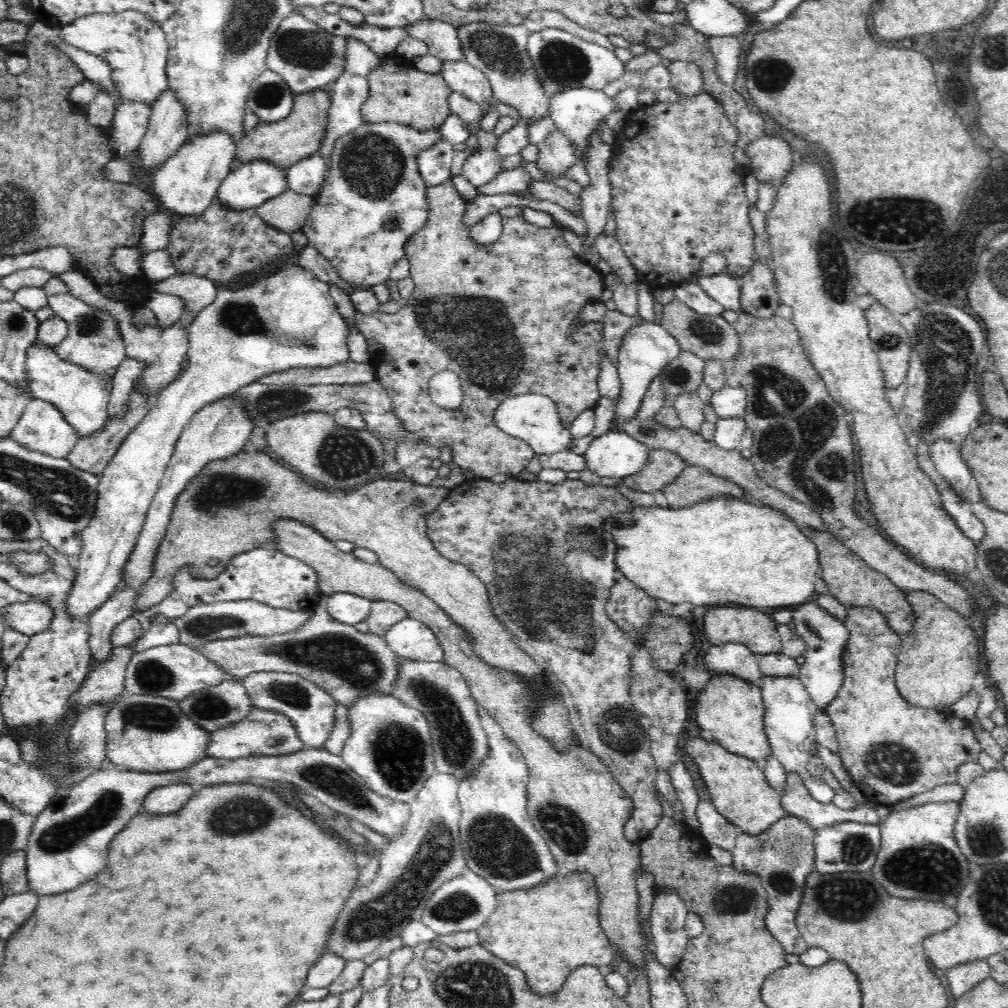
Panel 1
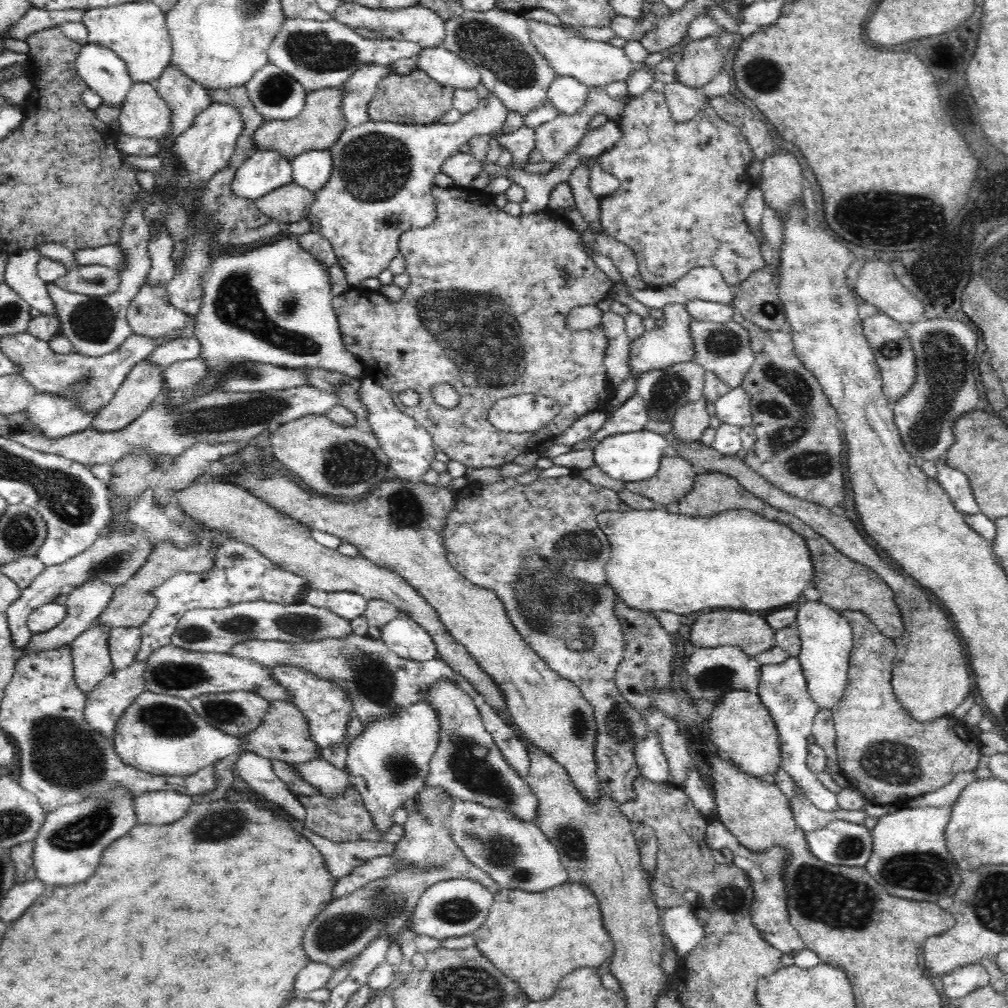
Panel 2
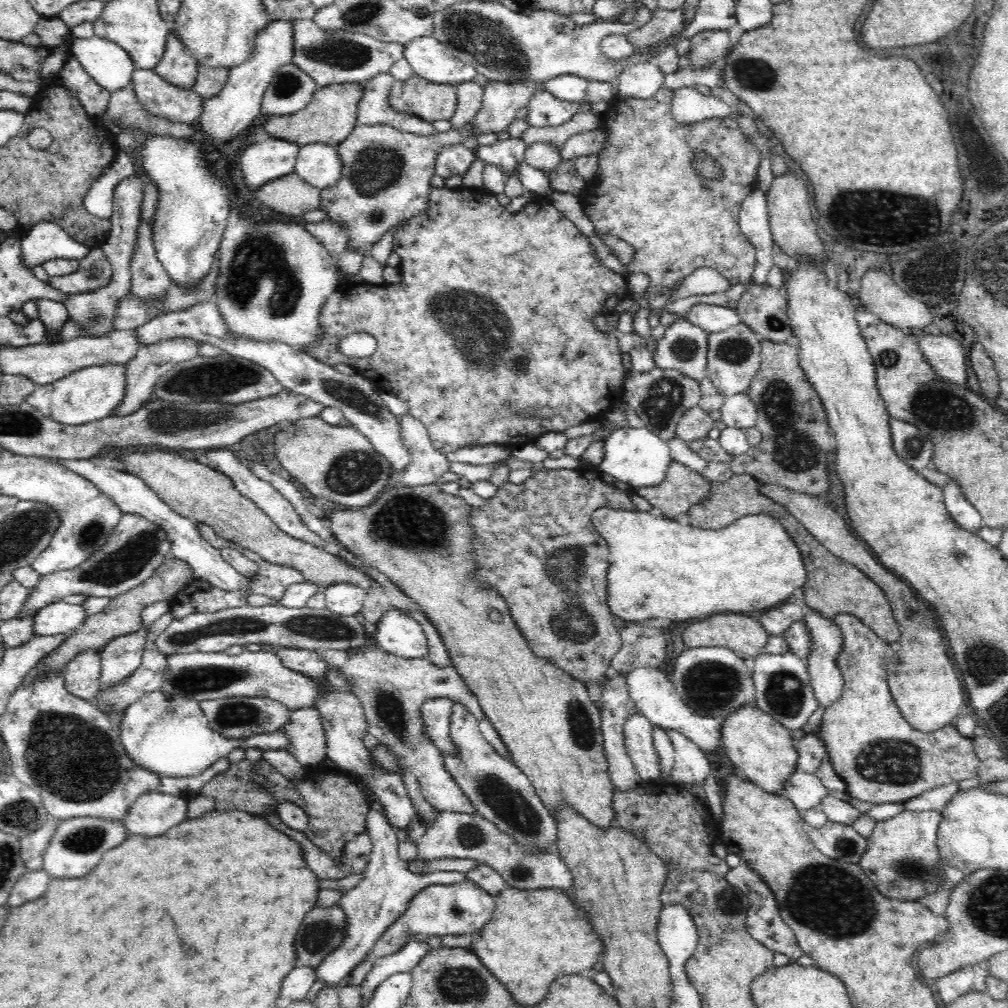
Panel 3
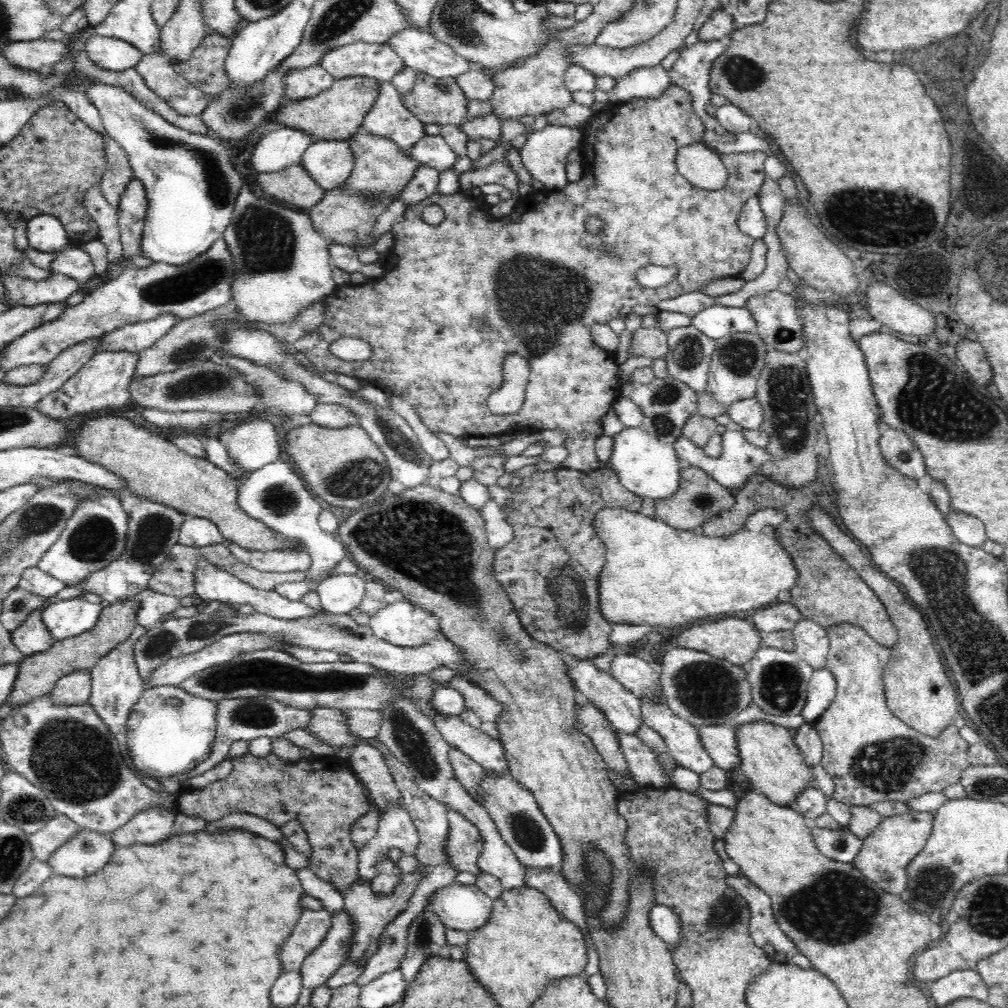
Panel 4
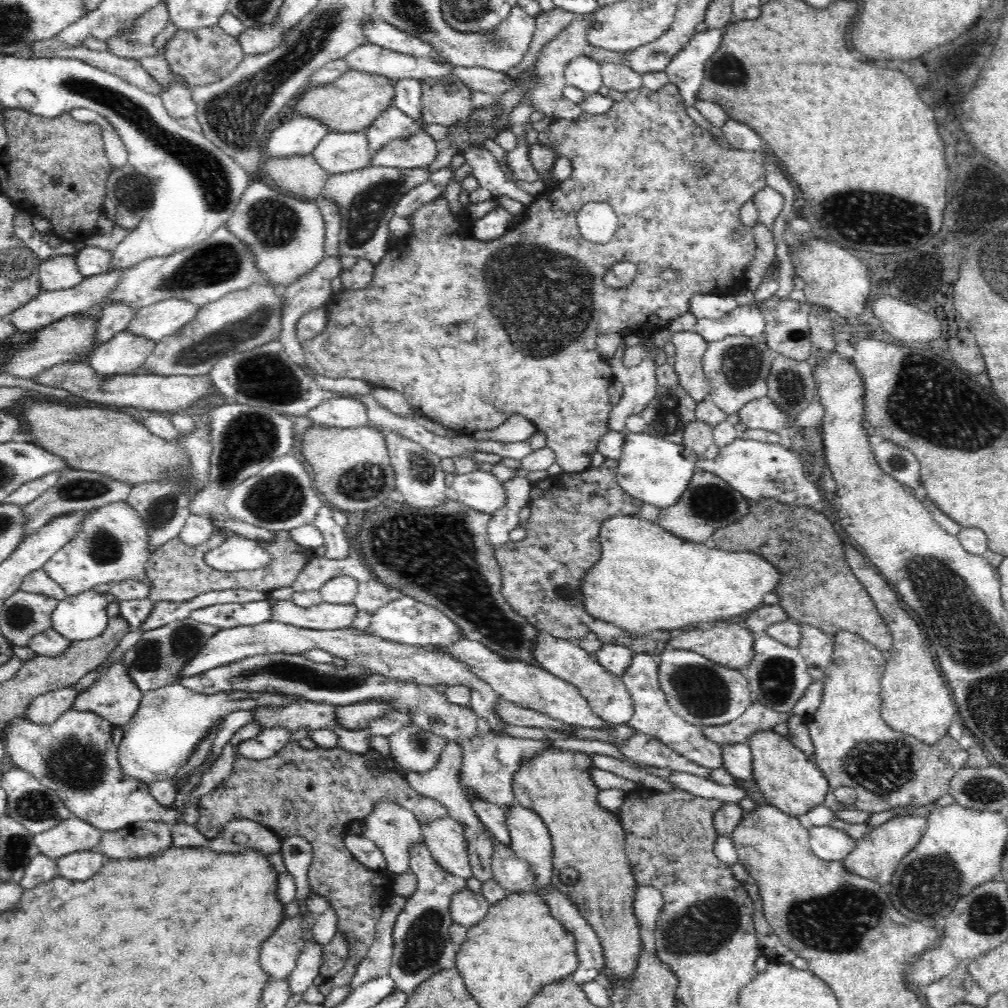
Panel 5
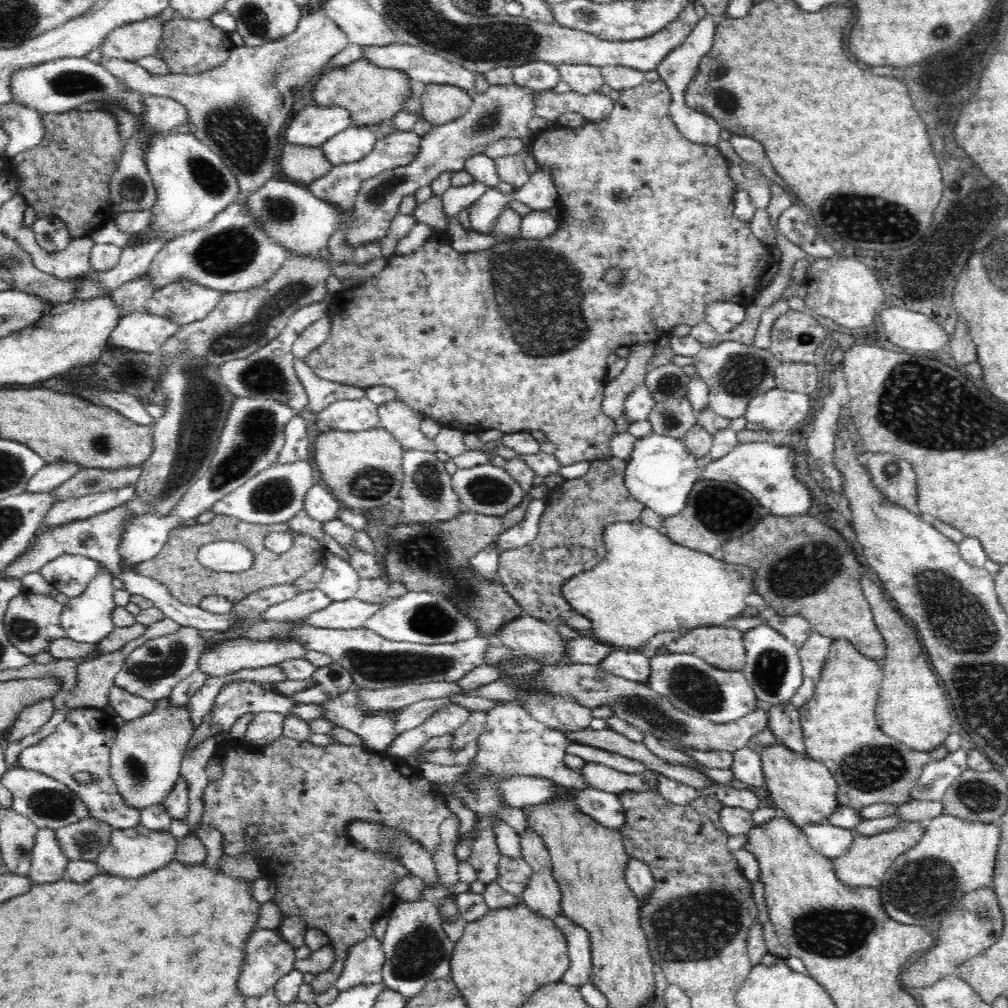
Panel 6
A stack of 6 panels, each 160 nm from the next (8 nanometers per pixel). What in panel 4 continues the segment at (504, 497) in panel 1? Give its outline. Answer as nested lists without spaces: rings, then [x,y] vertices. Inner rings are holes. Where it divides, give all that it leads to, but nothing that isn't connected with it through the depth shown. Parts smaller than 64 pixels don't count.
[[[607,465],[588,473],[562,466],[552,471],[540,470],[523,477],[522,484],[518,488],[510,487],[509,492],[511,497],[504,506],[504,513],[513,535],[504,546],[494,551],[494,578],[513,602],[517,618],[528,637],[580,662],[593,662],[612,646],[612,623],[600,611],[600,572],[606,564],[606,545],[595,531],[593,518],[599,510],[608,507],[640,512],[643,497],[626,489]]]

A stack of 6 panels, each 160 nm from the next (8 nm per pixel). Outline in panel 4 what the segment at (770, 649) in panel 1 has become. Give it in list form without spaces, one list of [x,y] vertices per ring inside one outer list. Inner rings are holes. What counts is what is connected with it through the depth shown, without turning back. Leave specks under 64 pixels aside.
[[[722,618],[716,622],[706,622],[702,626],[692,626],[684,630],[678,636],[680,648],[694,648],[698,651],[707,651],[714,657],[725,658],[728,661],[747,667],[748,662],[754,657],[763,646],[762,632],[742,618]]]

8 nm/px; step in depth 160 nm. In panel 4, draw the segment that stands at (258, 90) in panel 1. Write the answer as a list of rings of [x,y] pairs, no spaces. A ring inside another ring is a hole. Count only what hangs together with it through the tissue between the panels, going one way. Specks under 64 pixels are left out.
[[[320,65],[294,67],[284,73],[282,102],[292,103],[306,100],[328,90],[335,78],[332,78]]]

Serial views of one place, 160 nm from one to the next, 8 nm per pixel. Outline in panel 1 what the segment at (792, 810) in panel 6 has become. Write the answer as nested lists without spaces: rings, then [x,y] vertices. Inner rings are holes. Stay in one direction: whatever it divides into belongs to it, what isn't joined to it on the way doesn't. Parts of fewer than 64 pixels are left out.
[[[712,674],[706,688],[699,694],[692,694],[696,699],[696,722],[700,728],[710,730],[714,741],[718,741],[726,750],[733,754],[743,755],[752,760],[766,760],[771,756],[771,746],[764,728],[764,701],[760,683],[749,682],[747,679],[739,678],[733,674]]]

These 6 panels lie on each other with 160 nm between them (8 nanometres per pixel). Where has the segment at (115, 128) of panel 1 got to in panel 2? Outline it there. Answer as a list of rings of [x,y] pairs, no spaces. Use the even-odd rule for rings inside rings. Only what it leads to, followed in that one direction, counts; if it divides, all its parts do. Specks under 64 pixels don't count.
[[[140,82],[130,87],[117,120],[122,135],[162,139],[168,130],[170,115],[154,85]]]

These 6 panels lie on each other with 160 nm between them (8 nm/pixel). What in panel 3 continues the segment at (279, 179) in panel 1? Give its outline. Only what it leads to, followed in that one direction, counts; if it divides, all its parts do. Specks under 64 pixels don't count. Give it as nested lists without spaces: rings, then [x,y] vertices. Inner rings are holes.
[[[271,137],[250,146],[240,160],[248,190],[259,190],[270,182],[293,174],[299,148]]]

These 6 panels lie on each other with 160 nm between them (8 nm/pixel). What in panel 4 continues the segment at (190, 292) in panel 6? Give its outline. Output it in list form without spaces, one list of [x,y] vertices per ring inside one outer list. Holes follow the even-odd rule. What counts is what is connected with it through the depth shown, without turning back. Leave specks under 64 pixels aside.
[[[164,314],[150,322],[136,322],[97,337],[95,354],[130,353],[140,354],[163,337],[179,319],[171,314]]]

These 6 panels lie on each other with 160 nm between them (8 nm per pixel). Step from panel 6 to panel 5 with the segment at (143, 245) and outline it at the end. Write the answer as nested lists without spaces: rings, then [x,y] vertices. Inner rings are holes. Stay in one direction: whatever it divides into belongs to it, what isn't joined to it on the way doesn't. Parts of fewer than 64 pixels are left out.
[[[121,271],[120,273],[109,273],[92,276],[91,278],[84,279],[83,282],[74,288],[68,290],[56,290],[54,292],[40,292],[28,302],[25,302],[18,310],[12,312],[8,316],[14,330],[23,333],[30,331],[42,330],[46,326],[50,326],[55,322],[60,322],[62,318],[67,316],[74,316],[74,314],[81,314],[88,310],[91,306],[99,303],[114,287],[122,274],[128,271]]]

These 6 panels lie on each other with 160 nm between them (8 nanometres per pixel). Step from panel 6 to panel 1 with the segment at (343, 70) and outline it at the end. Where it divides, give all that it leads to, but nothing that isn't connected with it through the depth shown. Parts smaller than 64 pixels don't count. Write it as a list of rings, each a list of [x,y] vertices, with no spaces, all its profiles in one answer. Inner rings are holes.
[[[319,88],[309,93],[296,95],[293,98],[290,114],[286,118],[276,122],[260,123],[246,132],[240,142],[235,142],[235,166],[253,161],[265,161],[287,172],[300,160],[309,158],[320,150],[330,103],[330,93],[322,92]]]

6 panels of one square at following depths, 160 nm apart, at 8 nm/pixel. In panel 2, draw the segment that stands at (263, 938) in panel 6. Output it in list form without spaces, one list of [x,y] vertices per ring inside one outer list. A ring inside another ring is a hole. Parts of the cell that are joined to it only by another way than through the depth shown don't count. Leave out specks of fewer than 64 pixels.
[[[438,785],[424,787],[403,824],[403,835],[396,841],[393,857],[401,865],[388,876],[373,880],[349,896],[334,899],[306,932],[304,946],[308,958],[333,967],[353,961],[367,946],[384,937],[384,926],[396,914],[413,914],[424,892],[438,882],[472,879],[492,888],[493,880],[474,866],[452,837],[450,822],[456,798]]]

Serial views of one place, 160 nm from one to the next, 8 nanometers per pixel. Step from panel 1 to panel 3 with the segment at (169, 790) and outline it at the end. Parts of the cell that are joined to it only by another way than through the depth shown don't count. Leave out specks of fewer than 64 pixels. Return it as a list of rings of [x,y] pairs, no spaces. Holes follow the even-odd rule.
[[[161,792],[141,794],[125,814],[128,834],[159,835],[187,818],[189,801]]]

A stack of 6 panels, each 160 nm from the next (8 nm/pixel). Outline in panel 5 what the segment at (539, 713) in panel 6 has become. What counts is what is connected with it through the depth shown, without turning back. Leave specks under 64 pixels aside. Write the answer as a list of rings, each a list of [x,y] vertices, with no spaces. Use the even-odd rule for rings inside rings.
[[[460,639],[458,642],[446,644],[446,646],[434,646],[434,653],[446,655],[454,661],[467,666],[467,671],[474,674],[478,681],[486,683],[499,696],[508,699],[520,706],[535,710],[551,718],[558,719],[566,725],[578,725],[584,728],[595,728],[596,730],[613,730],[609,722],[596,716],[590,708],[587,700],[580,694],[574,685],[560,680],[558,676],[550,674],[546,669],[539,666],[528,666],[524,663],[507,662],[496,657],[484,644],[477,641]]]

